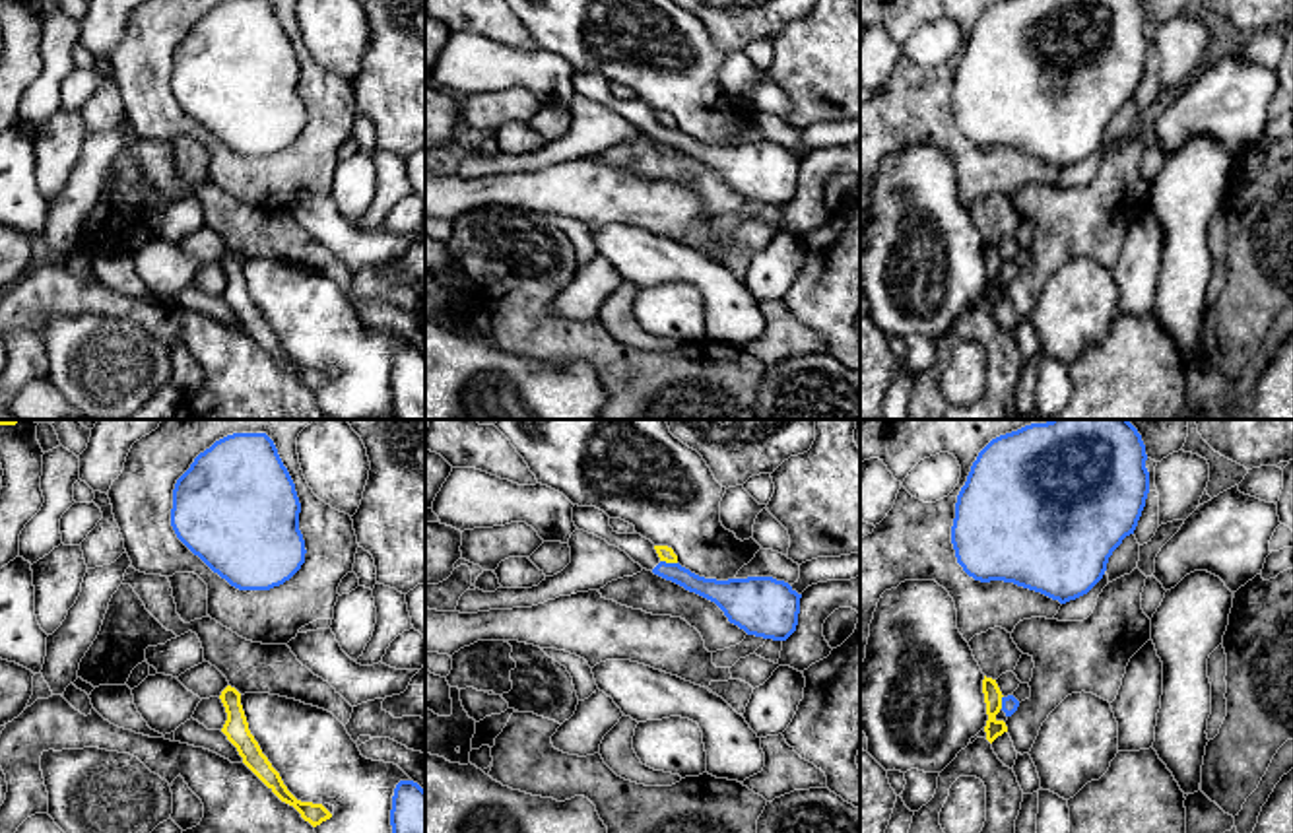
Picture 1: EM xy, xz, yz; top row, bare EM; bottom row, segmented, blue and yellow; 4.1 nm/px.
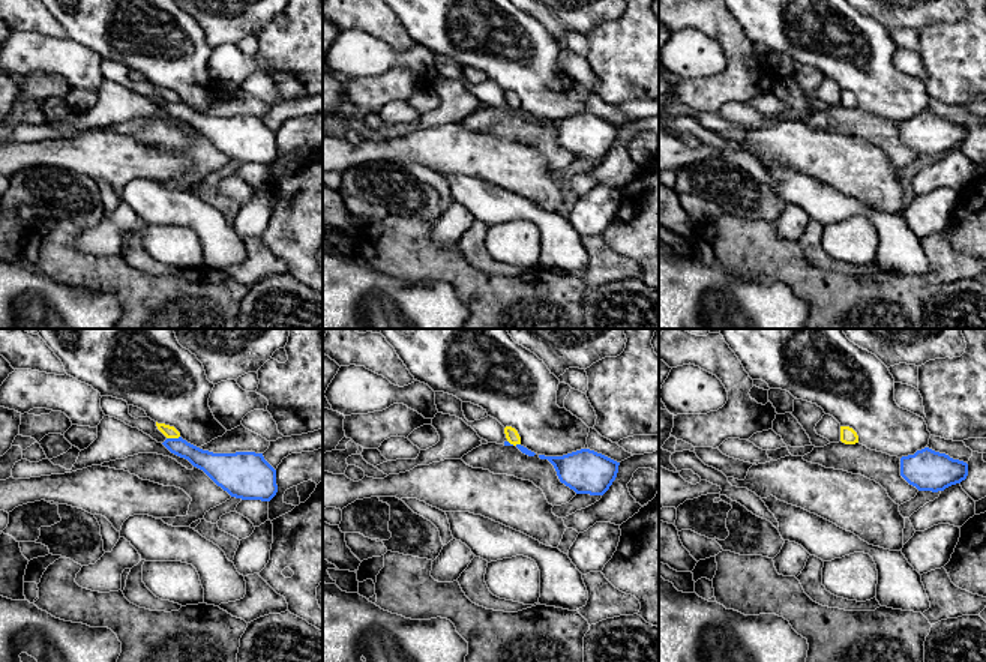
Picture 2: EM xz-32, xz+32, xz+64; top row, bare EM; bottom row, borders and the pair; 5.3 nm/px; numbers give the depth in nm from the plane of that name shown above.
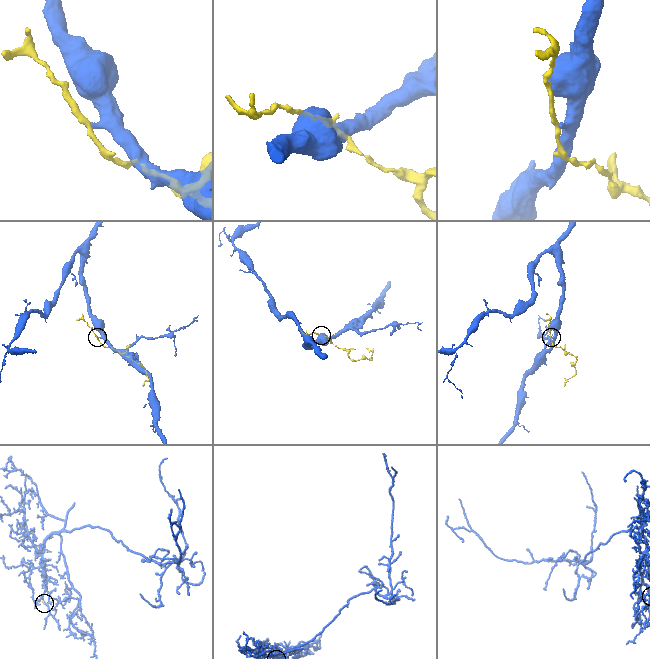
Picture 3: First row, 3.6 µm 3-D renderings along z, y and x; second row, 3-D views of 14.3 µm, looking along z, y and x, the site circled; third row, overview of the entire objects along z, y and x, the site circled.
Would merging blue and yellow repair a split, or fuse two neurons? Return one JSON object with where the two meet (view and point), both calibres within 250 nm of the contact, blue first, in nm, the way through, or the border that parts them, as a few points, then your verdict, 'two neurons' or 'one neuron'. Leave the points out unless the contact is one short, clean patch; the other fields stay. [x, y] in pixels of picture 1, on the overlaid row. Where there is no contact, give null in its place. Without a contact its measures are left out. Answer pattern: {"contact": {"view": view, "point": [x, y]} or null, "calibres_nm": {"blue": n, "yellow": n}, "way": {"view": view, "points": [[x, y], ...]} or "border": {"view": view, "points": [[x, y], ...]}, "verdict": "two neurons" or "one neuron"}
{"contact": {"view": "xz", "point": [668, 564]}, "calibres_nm": {"blue": 100, "yellow": 70}, "border": {"view": "xz", "points": [[661, 560], [676, 564]]}, "verdict": "two neurons"}

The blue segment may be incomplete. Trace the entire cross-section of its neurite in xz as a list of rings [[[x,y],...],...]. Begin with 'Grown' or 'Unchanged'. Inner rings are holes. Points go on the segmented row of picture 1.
Unchanged. [[[666,561],[652,573],[714,602],[728,621],[747,635],[786,641],[796,631],[802,594],[784,581],[773,577],[716,581]]]

